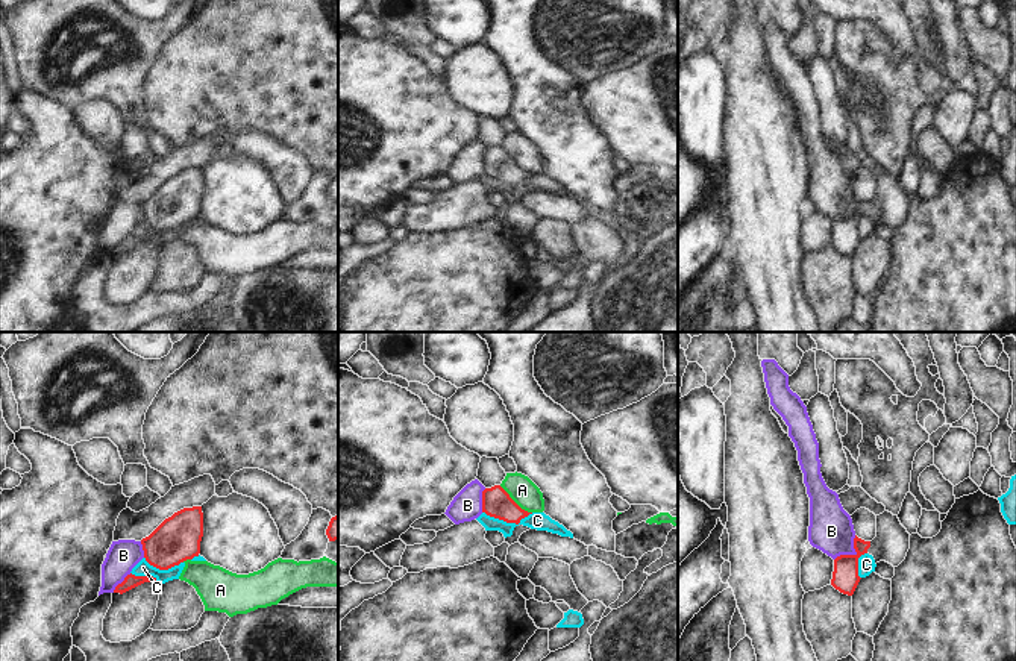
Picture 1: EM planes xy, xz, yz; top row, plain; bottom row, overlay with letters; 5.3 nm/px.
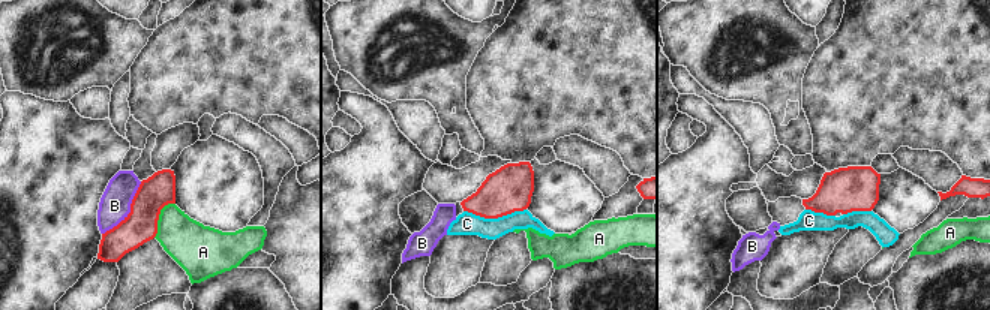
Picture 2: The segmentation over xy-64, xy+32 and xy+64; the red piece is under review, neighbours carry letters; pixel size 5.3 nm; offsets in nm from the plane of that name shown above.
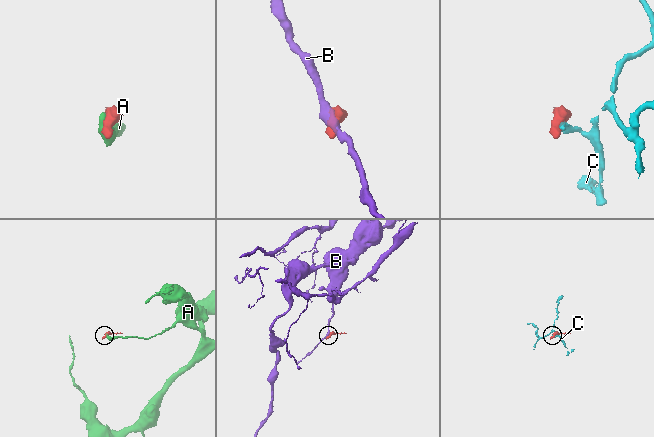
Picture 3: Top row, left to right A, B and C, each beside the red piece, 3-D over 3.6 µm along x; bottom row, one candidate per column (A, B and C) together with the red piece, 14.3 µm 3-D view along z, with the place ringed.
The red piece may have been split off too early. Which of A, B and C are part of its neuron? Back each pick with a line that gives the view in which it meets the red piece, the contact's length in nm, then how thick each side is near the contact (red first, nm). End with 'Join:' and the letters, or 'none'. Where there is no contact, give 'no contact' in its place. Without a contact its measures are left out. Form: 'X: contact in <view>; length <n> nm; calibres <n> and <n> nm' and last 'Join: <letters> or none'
Join: none

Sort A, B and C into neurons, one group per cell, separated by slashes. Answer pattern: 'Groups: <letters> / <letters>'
Groups: A / B / C

